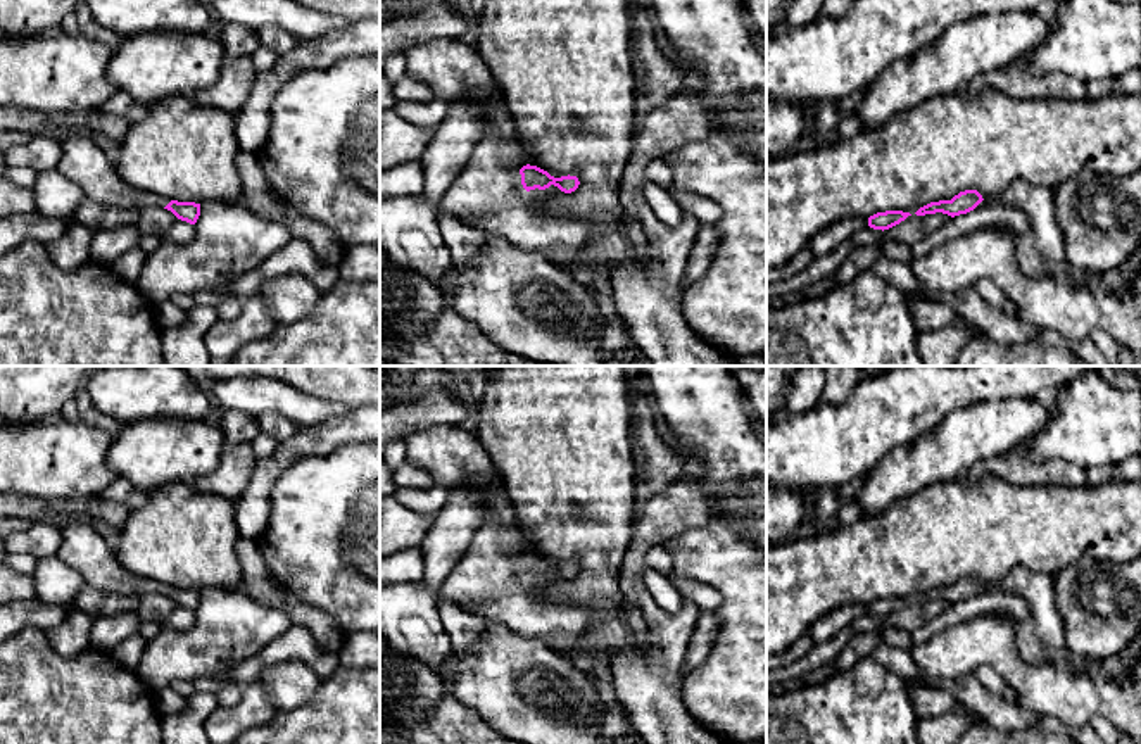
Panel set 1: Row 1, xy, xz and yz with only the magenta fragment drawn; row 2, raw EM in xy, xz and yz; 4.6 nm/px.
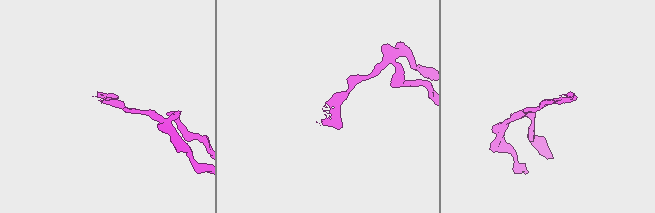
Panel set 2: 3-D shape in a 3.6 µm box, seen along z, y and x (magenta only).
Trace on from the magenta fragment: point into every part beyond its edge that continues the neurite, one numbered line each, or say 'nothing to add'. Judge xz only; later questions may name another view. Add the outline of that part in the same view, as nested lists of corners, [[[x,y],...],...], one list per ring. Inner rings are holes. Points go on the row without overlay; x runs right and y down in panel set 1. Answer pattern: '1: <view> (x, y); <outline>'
1: xz (487, 580); [[[430,425],[406,435],[404,442],[407,461],[426,470],[433,485],[454,492],[475,483],[490,499],[466,552],[438,585],[438,604],[452,601],[490,623],[542,639],[568,656],[589,627],[589,611],[542,604],[532,596],[520,561],[530,545],[476,433],[464,426]]]

